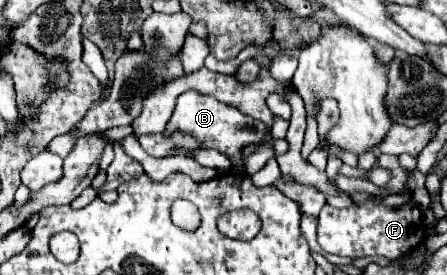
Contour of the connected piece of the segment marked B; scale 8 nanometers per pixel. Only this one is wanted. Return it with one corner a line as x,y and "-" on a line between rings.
194,90
184,92
176,102
176,108
164,128
164,134
174,134
174,132
190,134
202,148
214,148
218,152
228,154
236,162
236,170
242,170
242,160
240,160
242,148
246,144
264,140
264,136
268,134
264,122
258,122
256,118
250,118
250,116
238,112
236,108
226,106
226,104
218,102
216,98
204,96

